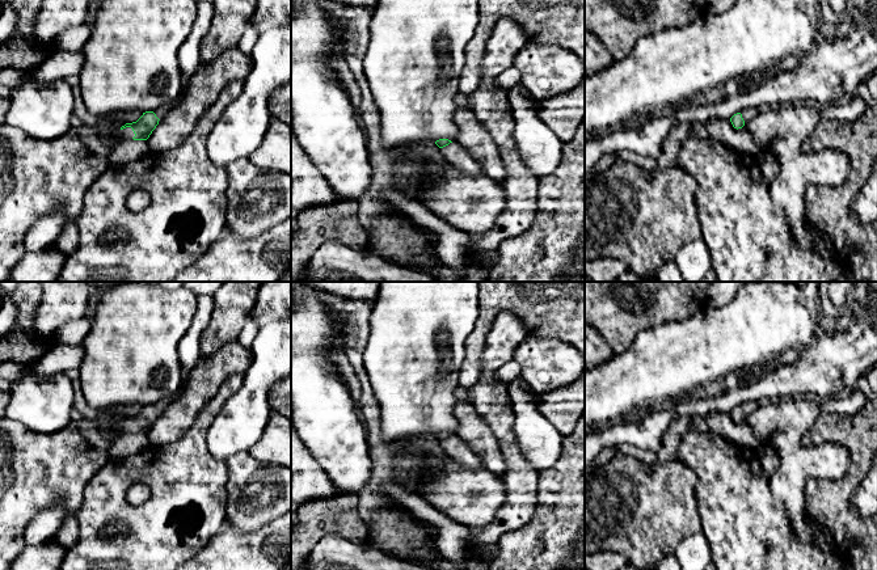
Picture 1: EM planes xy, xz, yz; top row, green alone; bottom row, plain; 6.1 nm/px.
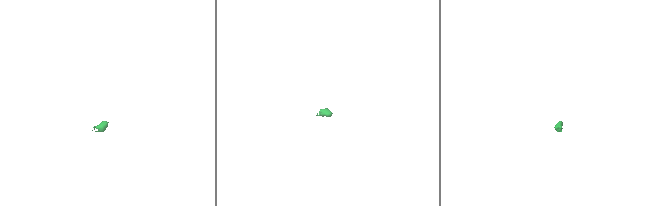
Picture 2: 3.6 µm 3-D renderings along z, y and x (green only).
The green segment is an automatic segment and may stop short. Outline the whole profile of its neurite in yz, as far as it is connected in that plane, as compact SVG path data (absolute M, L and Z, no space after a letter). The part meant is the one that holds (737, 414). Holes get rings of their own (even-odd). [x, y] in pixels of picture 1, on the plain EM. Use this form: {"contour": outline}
{"contour": "M758 401L743 402L741 406L734 408L730 411L730 415L733 421L738 423L738 422L742 422L746 415L754 413L759 408L760 405L758 404Z"}

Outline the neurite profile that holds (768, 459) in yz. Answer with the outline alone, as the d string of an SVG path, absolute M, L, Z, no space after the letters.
M763 446L758 451L758 455L762 463L764 478L771 480L779 464L777 455L775 453L773 448L768 446Z

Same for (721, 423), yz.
M712 413L705 417L705 421L711 430L721 439L738 444L741 447L747 447L754 451L759 451L763 444L754 435L751 427L743 419L742 422L734 422L730 413Z

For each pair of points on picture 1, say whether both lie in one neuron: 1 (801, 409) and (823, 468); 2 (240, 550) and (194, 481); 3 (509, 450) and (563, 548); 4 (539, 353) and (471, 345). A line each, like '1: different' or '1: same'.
1: same
2: different
3: different
4: different

